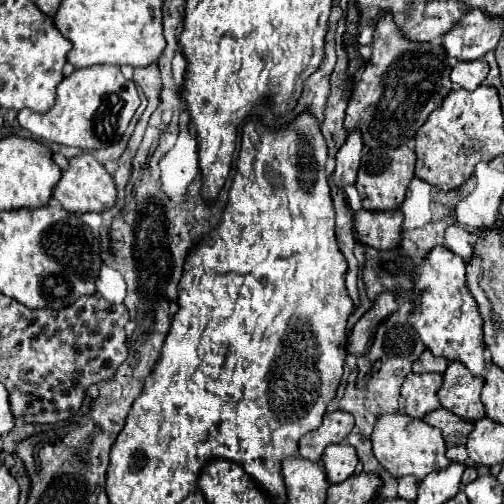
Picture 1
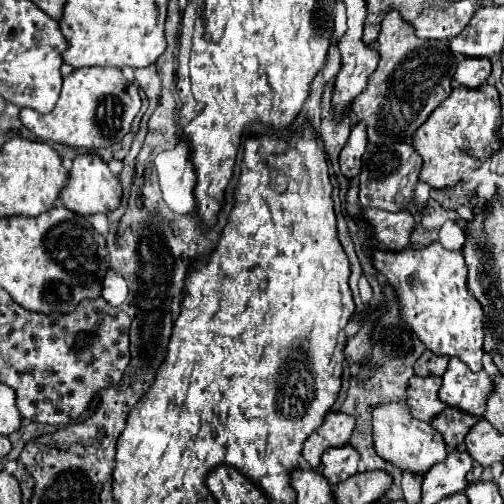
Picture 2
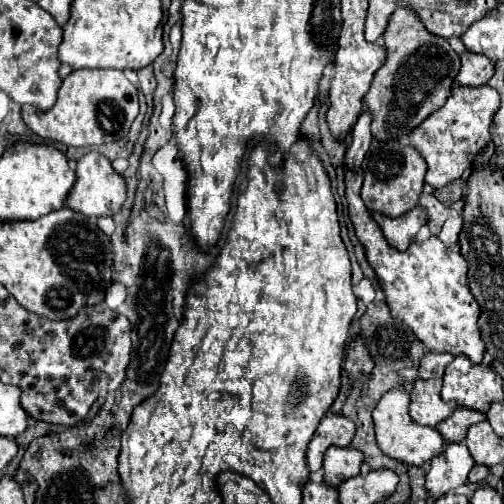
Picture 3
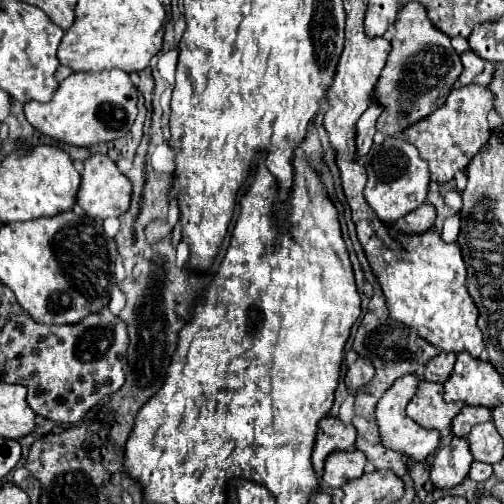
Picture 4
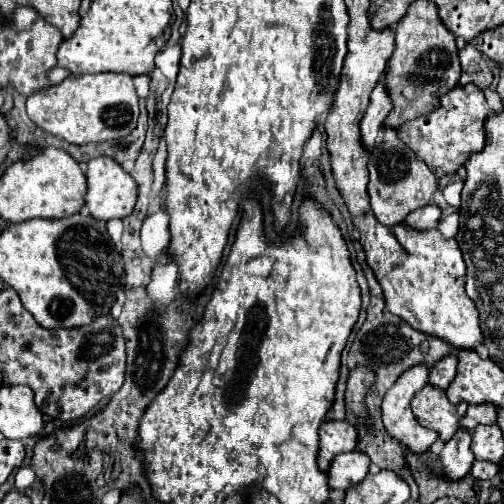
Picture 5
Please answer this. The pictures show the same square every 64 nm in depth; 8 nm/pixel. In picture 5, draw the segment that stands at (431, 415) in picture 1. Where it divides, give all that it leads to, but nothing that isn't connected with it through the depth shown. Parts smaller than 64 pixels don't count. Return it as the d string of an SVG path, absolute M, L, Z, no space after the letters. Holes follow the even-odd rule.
M492 404L468 406L464 418L460 418L460 428L472 432L478 424L496 424L496 406Z

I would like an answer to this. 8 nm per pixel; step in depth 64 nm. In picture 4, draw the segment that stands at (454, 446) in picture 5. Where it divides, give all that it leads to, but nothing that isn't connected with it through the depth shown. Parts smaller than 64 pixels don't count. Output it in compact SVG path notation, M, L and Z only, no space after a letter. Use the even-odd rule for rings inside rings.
M452 438L446 446L442 446L436 456L432 458L432 470L430 470L430 482L434 488L454 488L458 486L470 470L470 464L474 462L468 442L464 438Z

